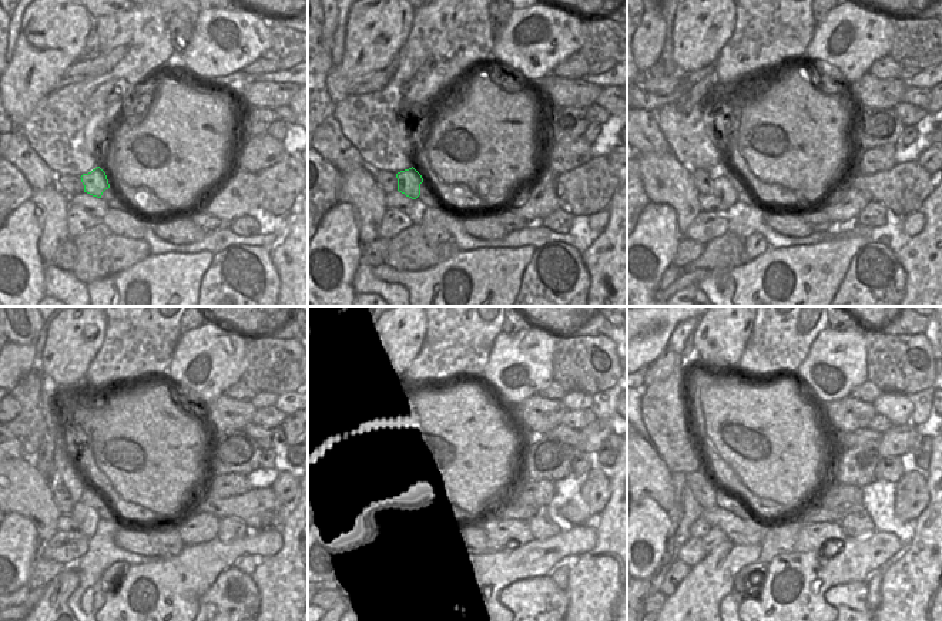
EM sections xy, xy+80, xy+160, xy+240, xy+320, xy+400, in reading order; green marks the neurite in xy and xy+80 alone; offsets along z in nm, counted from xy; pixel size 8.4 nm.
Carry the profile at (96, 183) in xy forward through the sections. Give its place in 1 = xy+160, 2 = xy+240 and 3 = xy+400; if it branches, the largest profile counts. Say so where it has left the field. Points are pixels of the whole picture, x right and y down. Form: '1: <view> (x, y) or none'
1: xy+160 (723, 188)
2: xy+240 (87, 517)
3: xy+400 (714, 537)

